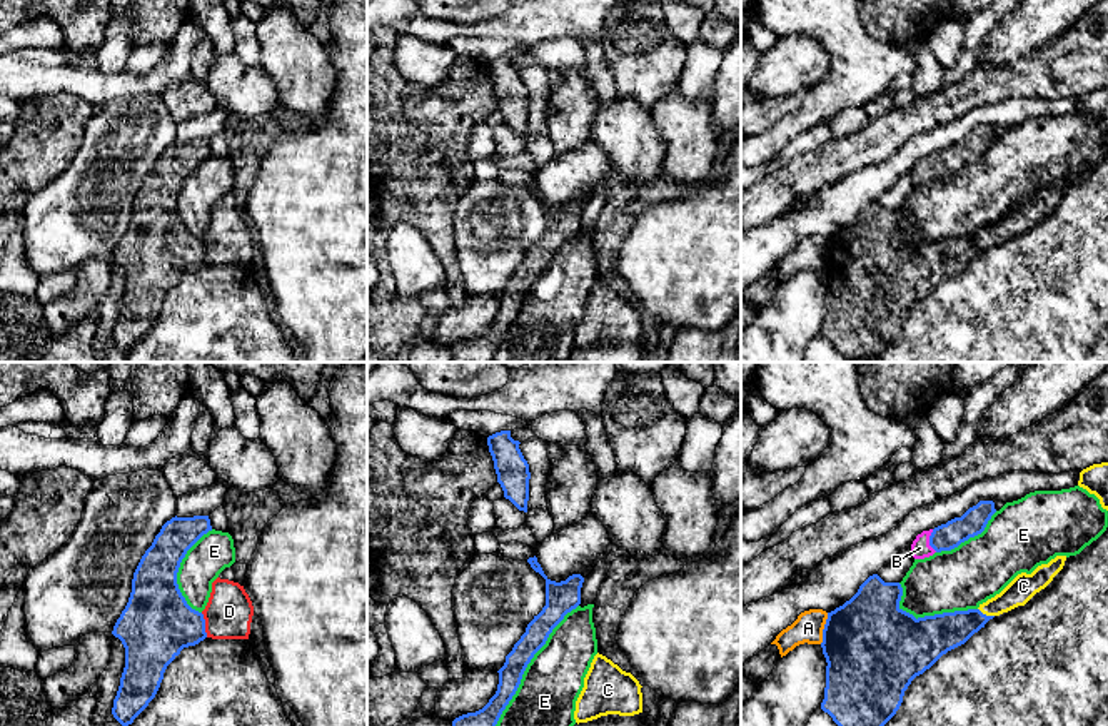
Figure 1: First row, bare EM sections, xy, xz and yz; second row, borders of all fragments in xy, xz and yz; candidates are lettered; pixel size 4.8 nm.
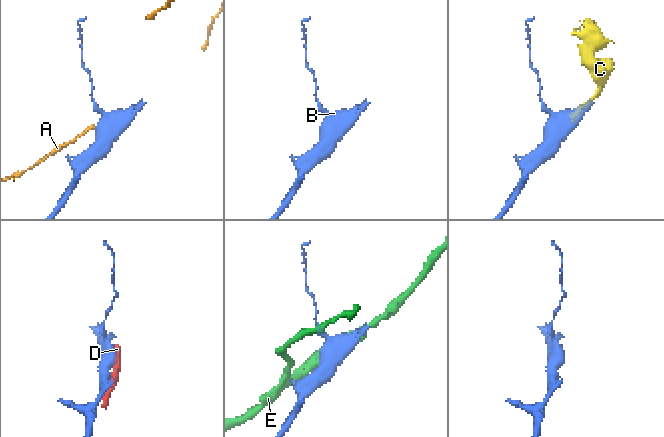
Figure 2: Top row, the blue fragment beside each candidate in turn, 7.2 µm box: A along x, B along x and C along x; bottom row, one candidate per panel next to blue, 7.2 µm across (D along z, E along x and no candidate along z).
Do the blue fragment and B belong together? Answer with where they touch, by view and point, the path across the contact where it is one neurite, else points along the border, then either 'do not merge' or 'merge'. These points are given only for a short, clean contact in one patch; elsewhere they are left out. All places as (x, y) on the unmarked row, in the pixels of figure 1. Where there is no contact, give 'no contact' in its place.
yz (930, 167) | across yz (946, 162), (930, 167), (920, 174) | merge

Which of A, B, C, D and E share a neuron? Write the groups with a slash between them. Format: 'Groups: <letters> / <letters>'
Groups: A / B / C D / E

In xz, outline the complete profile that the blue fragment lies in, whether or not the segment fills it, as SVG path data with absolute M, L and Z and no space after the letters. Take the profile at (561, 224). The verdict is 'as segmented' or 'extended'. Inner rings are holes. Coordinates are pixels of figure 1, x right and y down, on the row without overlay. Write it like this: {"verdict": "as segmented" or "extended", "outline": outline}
{"verdict": "as segmented", "outline": "M536 182L529 184L527 189L546 205L546 232L527 250L526 259L506 282L504 292L497 297L499 310L496 320L482 335L456 344L452 347L452 362L492 362L534 280L546 270L549 260L564 242L581 230L584 209L581 200L572 200L566 207L556 209L544 200Z"}

